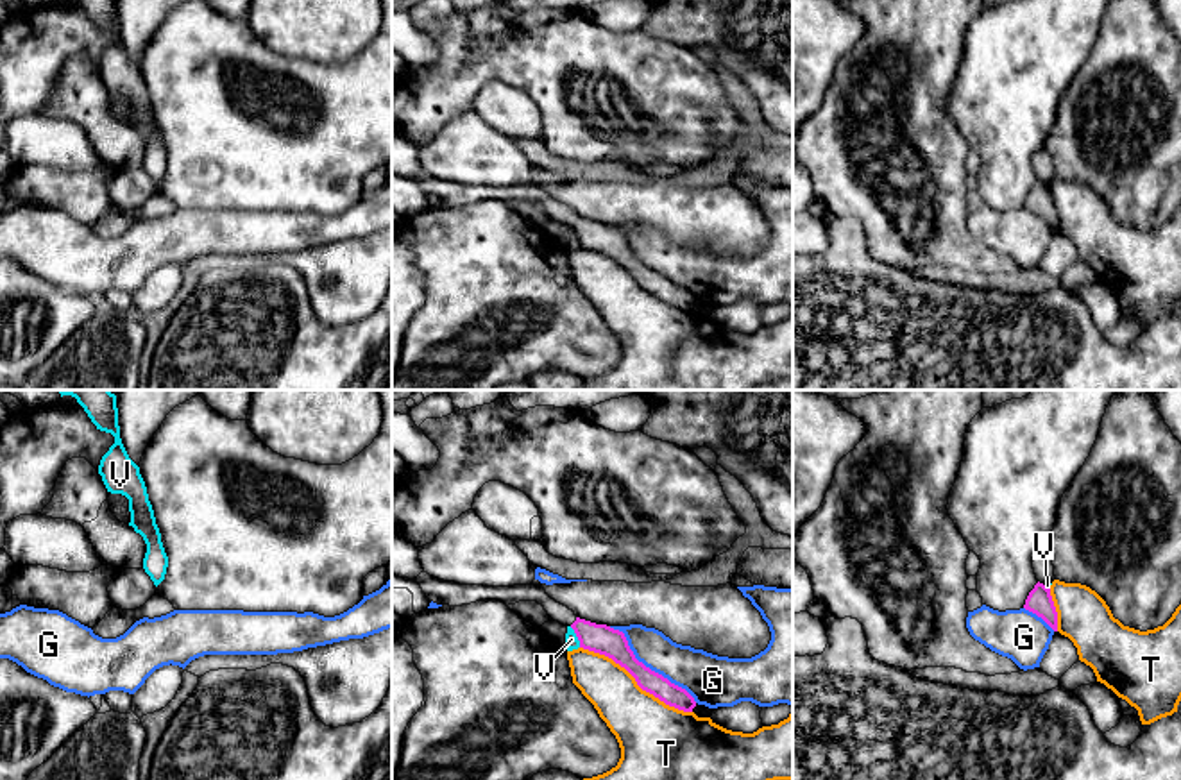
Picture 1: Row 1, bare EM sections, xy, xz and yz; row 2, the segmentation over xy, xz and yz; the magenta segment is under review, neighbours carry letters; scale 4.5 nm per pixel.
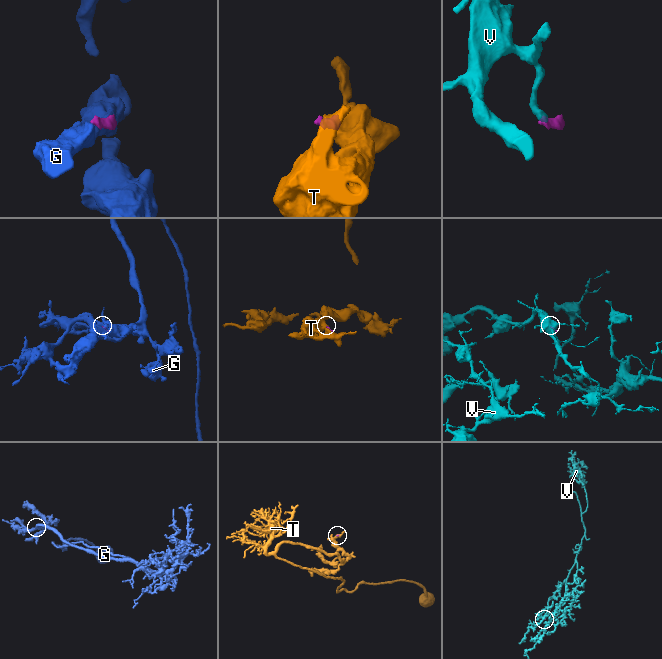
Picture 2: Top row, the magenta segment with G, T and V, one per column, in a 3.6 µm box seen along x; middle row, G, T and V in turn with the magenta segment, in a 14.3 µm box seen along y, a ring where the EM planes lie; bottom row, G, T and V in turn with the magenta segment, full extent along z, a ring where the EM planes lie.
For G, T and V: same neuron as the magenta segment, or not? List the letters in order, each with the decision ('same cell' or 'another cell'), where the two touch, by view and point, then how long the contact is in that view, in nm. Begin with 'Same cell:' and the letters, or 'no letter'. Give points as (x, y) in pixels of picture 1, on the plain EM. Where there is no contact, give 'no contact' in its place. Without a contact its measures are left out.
Same cell: no letter
G: another cell; contact xz (648, 267); length 500 nm
T: another cell; contact xz (636, 279); length 600 nm
V: another cell; contact xz (577, 235); length 110 nm

